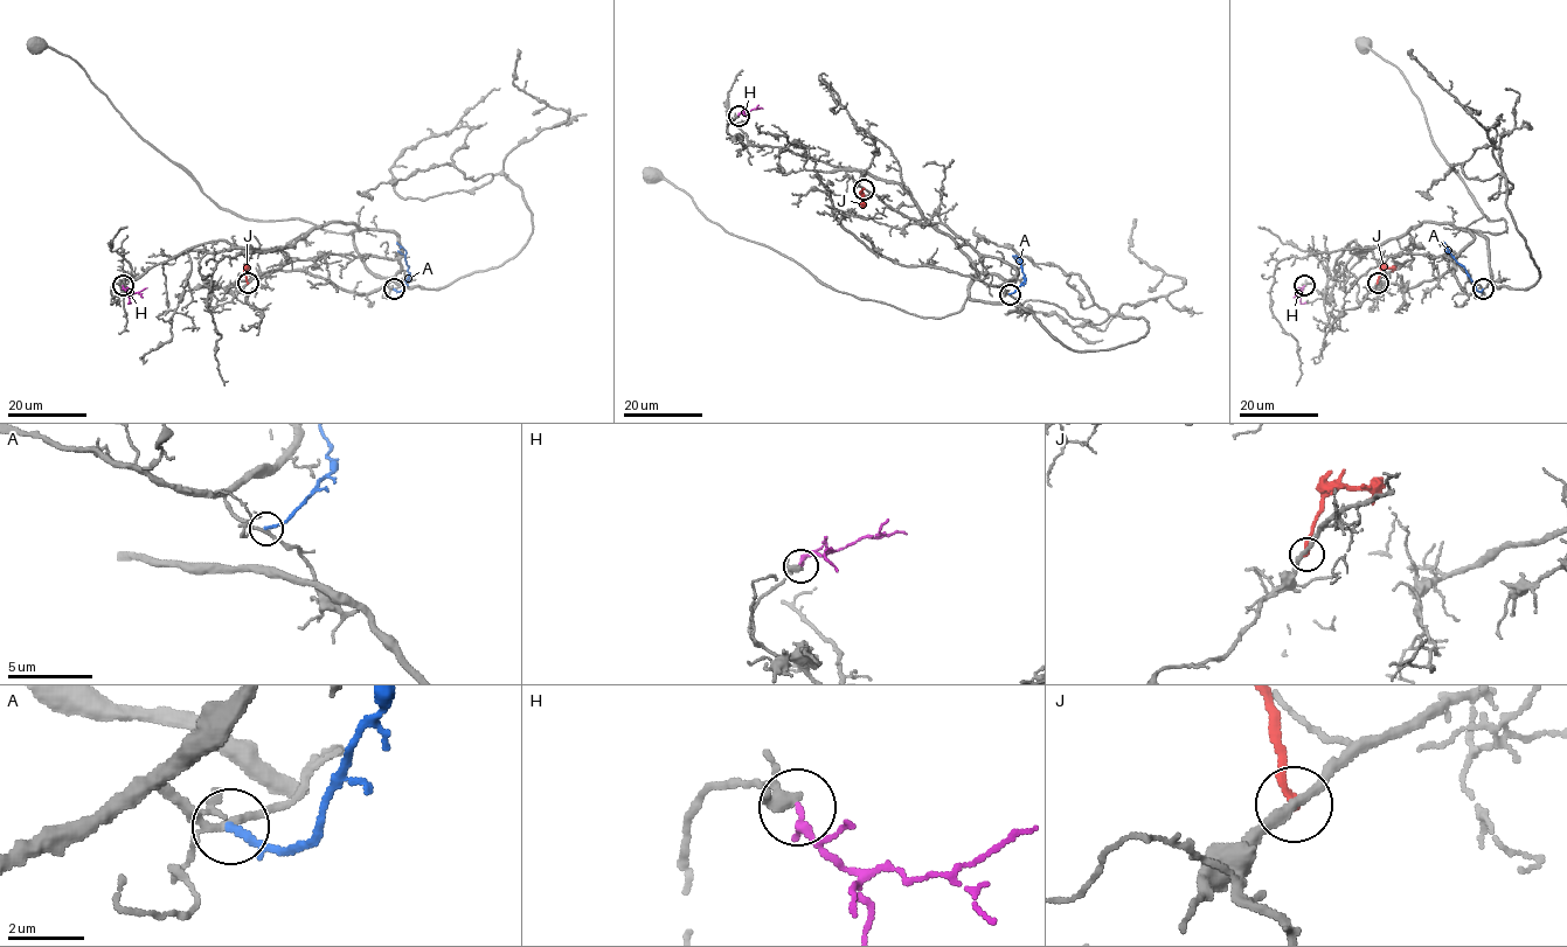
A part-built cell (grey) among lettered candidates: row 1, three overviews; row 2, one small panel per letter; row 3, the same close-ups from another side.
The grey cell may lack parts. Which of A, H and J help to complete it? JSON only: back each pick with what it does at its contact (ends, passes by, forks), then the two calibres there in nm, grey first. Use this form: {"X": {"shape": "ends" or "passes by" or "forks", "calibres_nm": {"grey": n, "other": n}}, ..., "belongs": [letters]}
{"H": {"shape": "ends", "calibres_nm": {"grey": 220, "other": 220}}, "belongs": ["H"]}

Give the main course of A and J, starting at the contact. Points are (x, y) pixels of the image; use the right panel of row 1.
A: (1483, 290), (1476, 289), (1444, 242)
J: (1378, 284), (1380, 271), (1395, 265)

